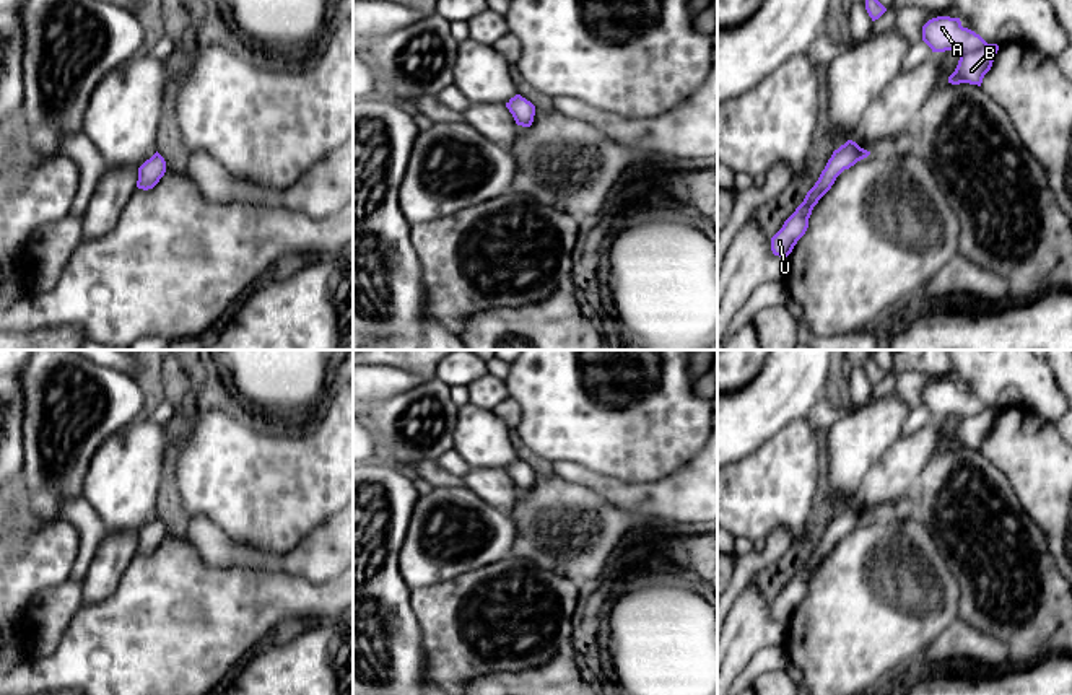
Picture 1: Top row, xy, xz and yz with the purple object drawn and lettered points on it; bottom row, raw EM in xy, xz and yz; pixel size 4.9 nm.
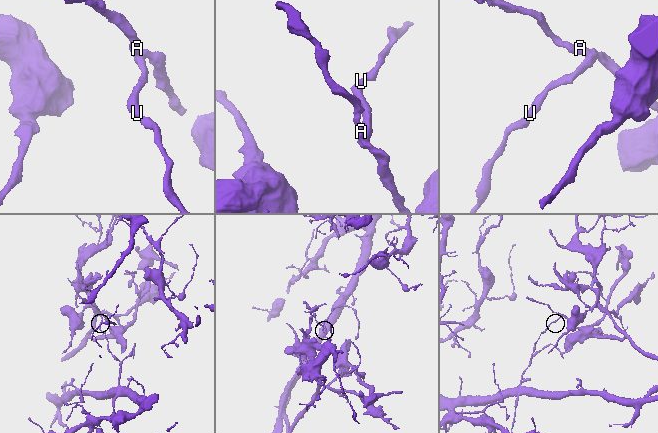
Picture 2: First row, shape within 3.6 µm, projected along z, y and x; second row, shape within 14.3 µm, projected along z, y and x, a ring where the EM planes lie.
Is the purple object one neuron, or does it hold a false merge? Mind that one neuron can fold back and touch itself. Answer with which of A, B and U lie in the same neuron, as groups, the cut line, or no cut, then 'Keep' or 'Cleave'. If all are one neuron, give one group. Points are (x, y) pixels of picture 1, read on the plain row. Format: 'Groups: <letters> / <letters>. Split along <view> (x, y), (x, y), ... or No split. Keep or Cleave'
Groups: A B / U. Split along yz (830, 523), (833, 531), (841, 536). Cleave

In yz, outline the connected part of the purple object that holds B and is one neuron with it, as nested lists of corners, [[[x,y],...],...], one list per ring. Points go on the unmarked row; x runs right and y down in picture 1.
[[[937,381],[922,391],[922,405],[932,417],[958,415],[960,425],[948,448],[970,448],[981,451],[991,435],[997,409],[987,409],[974,396],[963,392],[960,382]]]

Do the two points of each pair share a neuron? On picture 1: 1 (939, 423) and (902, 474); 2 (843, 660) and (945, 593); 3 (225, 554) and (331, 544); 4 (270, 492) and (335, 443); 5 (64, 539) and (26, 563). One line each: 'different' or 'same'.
1: same
2: same
3: same
4: same
5: same

